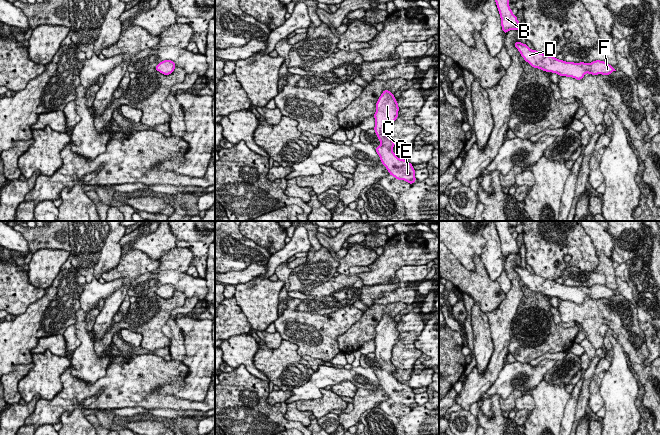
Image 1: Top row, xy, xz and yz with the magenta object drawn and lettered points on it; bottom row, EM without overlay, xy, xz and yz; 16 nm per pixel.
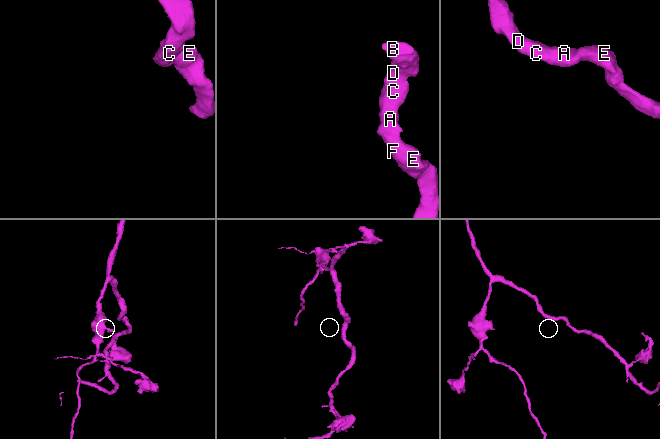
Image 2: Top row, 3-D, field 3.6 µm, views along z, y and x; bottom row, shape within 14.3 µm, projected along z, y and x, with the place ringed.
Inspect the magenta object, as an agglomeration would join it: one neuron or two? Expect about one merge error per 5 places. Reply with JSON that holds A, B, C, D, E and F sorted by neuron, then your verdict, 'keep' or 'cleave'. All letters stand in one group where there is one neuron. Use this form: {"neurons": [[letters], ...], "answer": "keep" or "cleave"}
{"neurons": [["A", "B", "C", "D", "E", "F"]], "answer": "keep"}

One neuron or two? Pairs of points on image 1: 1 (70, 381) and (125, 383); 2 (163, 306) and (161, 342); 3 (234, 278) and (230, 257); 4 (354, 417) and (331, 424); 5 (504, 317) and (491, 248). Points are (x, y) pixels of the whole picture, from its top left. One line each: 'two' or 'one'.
1: one
2: one
3: two
4: two
5: two

